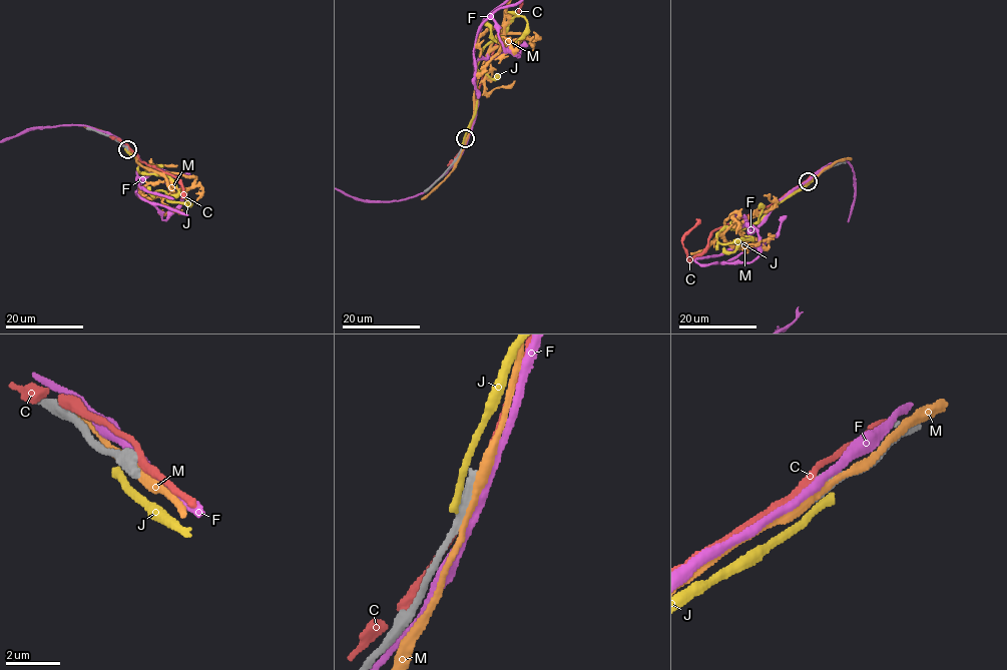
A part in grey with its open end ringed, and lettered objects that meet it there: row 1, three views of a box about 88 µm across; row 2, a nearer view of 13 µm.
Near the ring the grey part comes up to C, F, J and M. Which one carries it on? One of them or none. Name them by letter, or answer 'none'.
none

